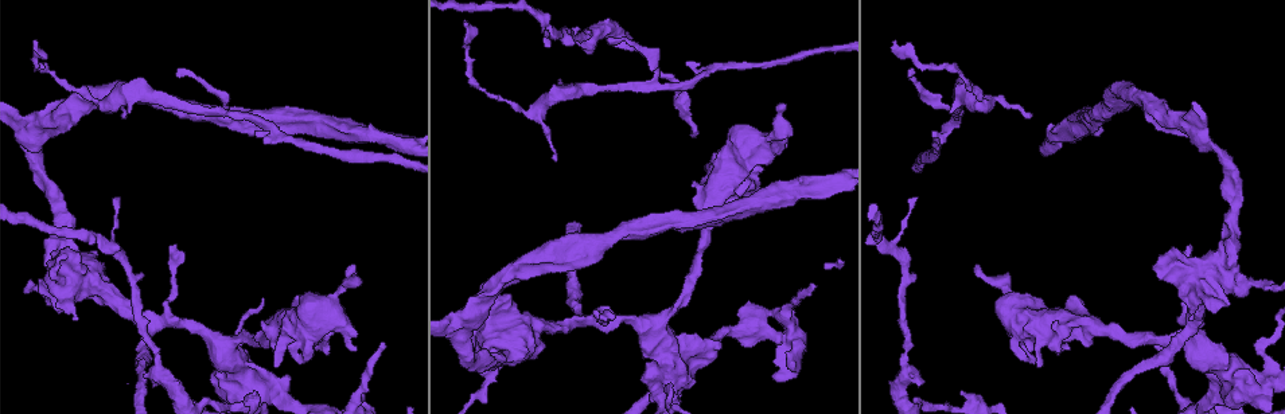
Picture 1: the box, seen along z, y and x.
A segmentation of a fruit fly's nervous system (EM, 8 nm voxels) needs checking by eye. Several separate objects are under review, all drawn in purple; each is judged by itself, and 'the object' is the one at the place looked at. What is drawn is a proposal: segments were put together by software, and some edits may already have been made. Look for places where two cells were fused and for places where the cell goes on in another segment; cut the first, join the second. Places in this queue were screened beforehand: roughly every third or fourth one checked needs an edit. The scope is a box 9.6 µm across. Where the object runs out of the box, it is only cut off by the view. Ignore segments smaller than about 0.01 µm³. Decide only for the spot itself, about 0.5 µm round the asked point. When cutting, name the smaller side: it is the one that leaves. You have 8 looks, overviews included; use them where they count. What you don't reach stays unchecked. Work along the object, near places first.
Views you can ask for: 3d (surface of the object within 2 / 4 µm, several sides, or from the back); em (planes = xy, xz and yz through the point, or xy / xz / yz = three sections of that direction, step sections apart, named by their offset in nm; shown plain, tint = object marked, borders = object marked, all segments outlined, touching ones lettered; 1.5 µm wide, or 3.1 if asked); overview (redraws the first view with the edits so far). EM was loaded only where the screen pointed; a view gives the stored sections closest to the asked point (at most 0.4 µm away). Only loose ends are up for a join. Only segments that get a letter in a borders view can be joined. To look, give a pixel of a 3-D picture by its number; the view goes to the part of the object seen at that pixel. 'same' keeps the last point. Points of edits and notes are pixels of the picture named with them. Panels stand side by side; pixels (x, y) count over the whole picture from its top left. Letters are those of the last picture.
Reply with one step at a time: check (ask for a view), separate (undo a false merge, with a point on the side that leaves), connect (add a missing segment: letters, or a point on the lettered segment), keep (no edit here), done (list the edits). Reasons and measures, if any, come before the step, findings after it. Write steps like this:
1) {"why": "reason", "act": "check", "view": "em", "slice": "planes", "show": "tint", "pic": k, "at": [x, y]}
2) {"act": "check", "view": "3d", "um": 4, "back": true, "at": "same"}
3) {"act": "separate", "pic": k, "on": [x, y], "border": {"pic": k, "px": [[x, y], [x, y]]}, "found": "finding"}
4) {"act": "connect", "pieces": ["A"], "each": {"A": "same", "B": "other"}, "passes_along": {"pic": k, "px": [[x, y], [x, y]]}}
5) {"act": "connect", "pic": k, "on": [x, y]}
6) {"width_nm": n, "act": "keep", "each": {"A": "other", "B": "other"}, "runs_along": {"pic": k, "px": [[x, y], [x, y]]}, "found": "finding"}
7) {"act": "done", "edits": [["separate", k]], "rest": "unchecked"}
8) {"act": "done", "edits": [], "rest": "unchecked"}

{"why": "branch stops here", "act": "check", "view": "em", "slice": "planes", "show": "plain", "pic": 1, "at": [124, 118]}

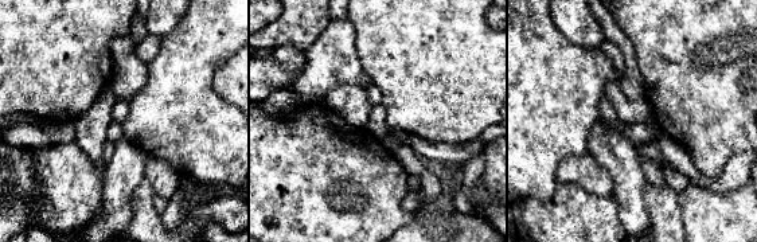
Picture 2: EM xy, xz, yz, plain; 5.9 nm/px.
{"why": "what lies round it", "act": "check", "view": "em", "slice": "planes", "show": "borders", "at": "same"}

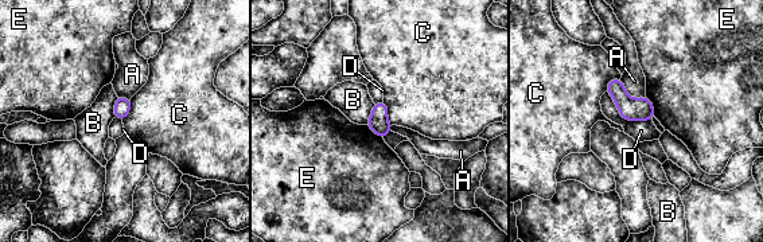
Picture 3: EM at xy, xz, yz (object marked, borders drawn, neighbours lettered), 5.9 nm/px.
{"act": "keep", "each": {"A": "other", "B": "other", "C": "other", "D": "other", "E": "other"}, "border": {"pic": 3, "px": [[607, 90], [625, 118], [651, 120]]}, "found": "no lettered segment goes on from it"}

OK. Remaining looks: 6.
{"act": "check", "view": "3d", "um": 4, "back": true, "pic": 1, "at": [1256, 283]}

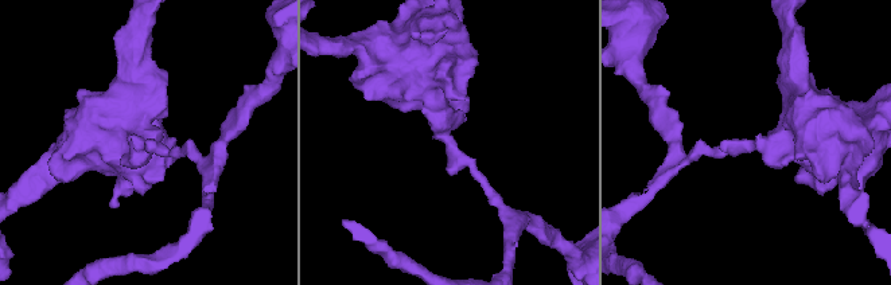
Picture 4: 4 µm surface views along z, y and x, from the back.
{"act": "check", "view": "em", "slice": "yz", "step": 4, "show": "tint", "pic": 4, "at": [452, 149]}

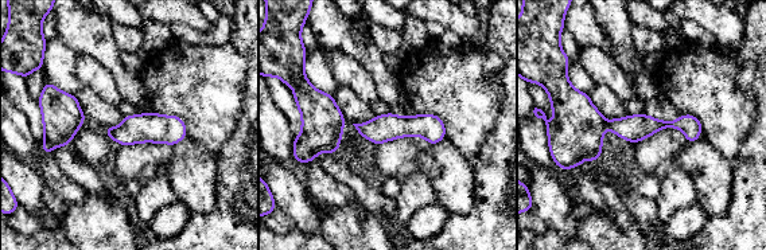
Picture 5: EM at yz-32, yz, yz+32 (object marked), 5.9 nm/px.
{"why": "see the neighbours", "act": "check", "view": "em", "slice": "yz", "step": 4, "show": "borders", "at": "same"}

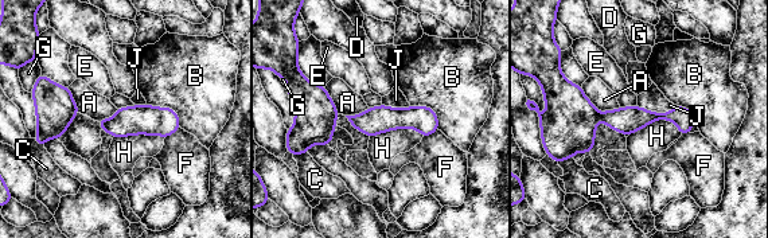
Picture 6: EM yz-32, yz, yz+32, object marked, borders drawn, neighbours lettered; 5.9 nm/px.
{"act": "separate", "pic": 6, "on": [626, 120], "each": {"A": "other", "B": "other", "C": "other", "D": "other", "E": "other", "F": "other", "G": "other", "H": "other", "J": "other"}, "part_leaving": {"pic": 6, "px": [[603, 116], [681, 116], [690, 118]]}, "found": "two cells meet here"}

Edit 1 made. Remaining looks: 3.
{"why": "long arm stops here", "act": "check", "view": "3d", "um": 4, "pic": 1, "at": [32, 41]}

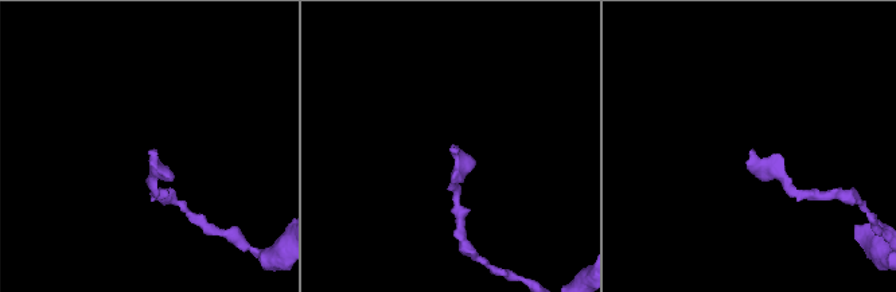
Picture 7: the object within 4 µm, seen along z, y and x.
{"why": "now the EM", "act": "check", "view": "em", "slice": "planes", "show": "borders", "pic": 7, "at": [153, 148]}

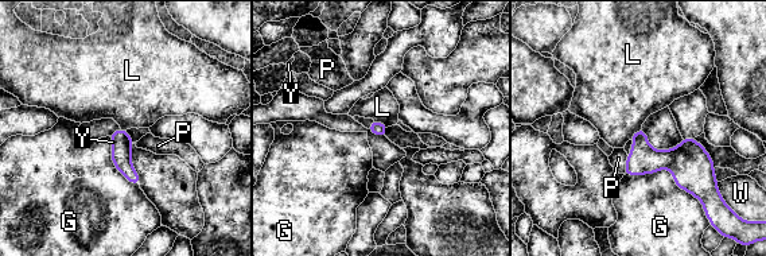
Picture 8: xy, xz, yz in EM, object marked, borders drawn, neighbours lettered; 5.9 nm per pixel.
{"act": "connect", "pieces": ["Y"], "each": {"G": "other", "L": "other", "P": "other", "W": "other", "Y": "same"}, "passes_along": {"pic": 8, "px": [[377, 128], [370, 124], [365, 121]]}, "found": "the cell continues"}

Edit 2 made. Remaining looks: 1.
{"act": "done", "edits": [["separate", 6], ["connect", 8]], "rest": "unchecked"}

